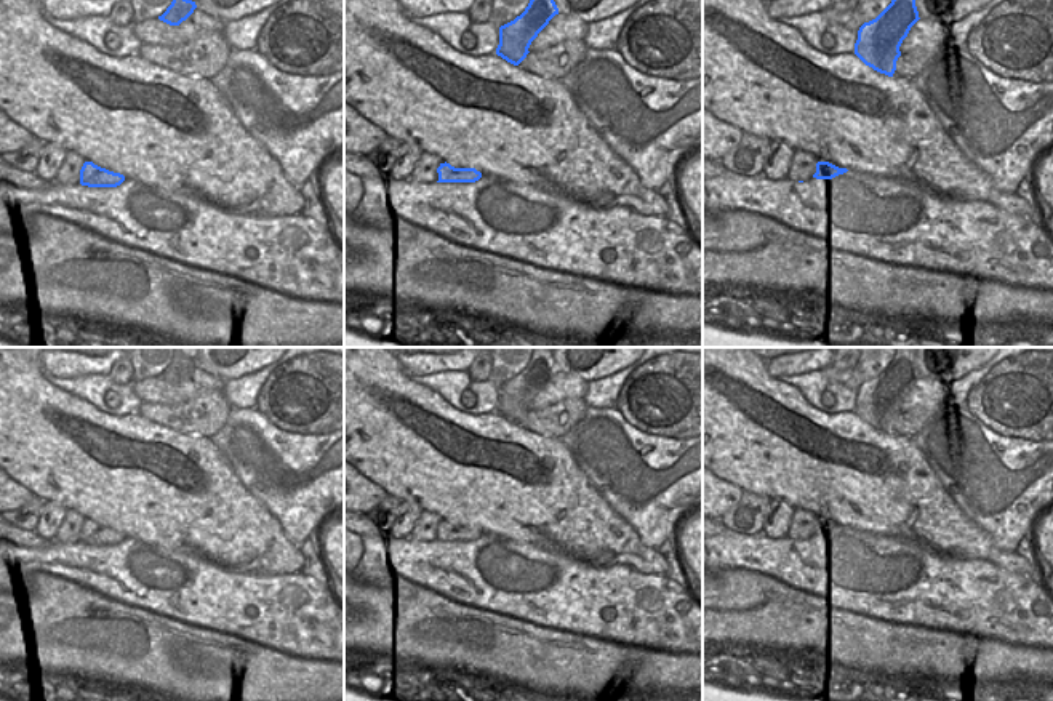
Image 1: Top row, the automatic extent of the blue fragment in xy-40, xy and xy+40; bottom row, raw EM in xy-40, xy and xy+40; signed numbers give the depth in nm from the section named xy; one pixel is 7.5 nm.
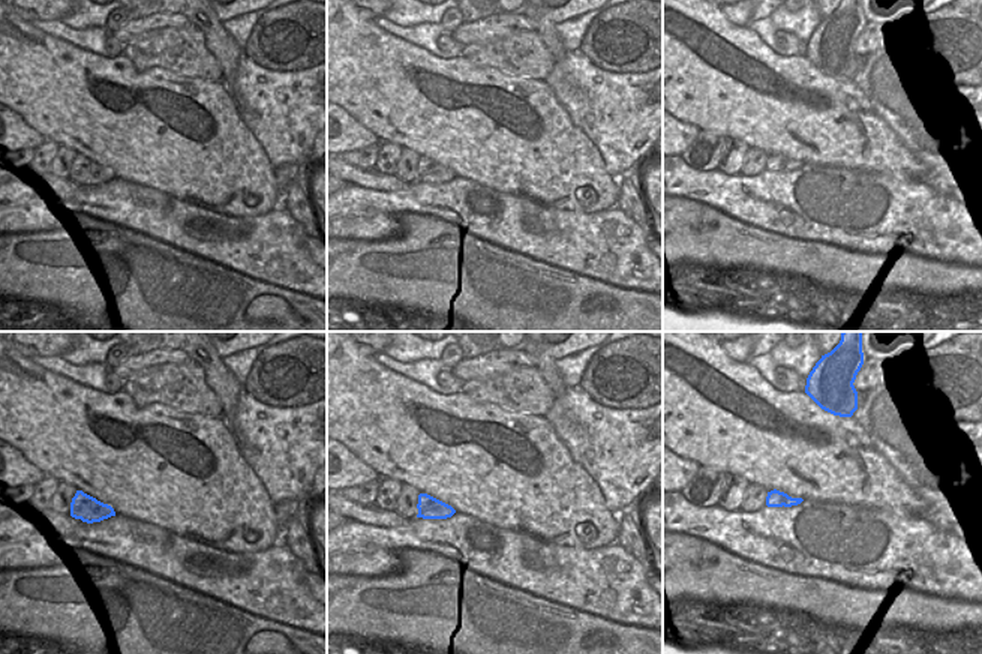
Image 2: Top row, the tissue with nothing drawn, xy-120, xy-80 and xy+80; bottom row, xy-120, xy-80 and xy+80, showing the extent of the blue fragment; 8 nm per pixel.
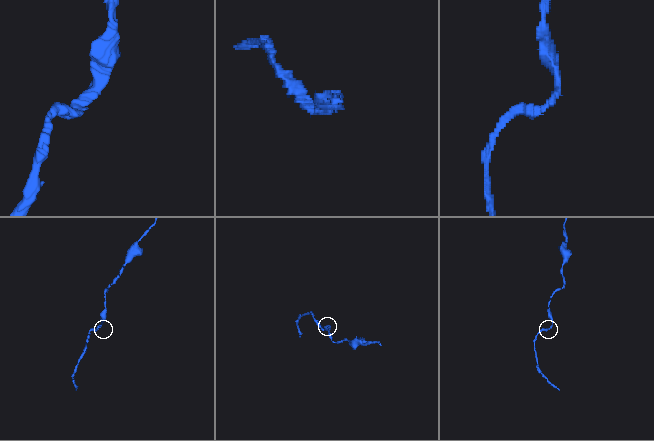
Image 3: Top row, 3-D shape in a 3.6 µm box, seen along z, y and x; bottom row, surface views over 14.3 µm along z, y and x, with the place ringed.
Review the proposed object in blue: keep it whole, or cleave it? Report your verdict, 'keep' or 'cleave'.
keep

